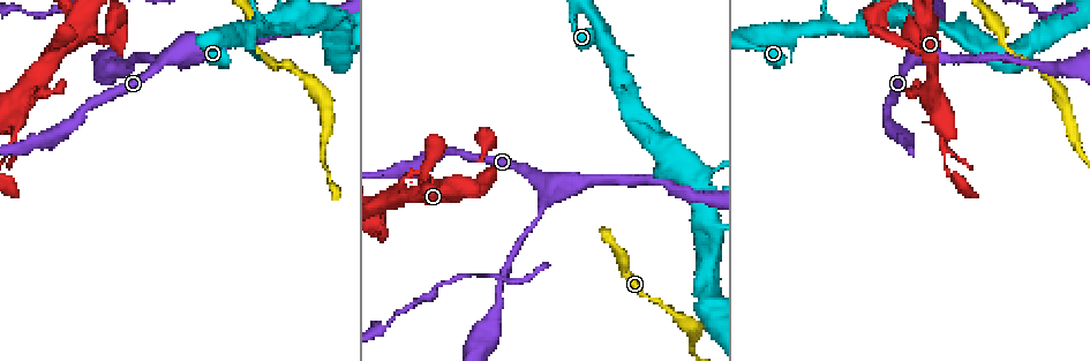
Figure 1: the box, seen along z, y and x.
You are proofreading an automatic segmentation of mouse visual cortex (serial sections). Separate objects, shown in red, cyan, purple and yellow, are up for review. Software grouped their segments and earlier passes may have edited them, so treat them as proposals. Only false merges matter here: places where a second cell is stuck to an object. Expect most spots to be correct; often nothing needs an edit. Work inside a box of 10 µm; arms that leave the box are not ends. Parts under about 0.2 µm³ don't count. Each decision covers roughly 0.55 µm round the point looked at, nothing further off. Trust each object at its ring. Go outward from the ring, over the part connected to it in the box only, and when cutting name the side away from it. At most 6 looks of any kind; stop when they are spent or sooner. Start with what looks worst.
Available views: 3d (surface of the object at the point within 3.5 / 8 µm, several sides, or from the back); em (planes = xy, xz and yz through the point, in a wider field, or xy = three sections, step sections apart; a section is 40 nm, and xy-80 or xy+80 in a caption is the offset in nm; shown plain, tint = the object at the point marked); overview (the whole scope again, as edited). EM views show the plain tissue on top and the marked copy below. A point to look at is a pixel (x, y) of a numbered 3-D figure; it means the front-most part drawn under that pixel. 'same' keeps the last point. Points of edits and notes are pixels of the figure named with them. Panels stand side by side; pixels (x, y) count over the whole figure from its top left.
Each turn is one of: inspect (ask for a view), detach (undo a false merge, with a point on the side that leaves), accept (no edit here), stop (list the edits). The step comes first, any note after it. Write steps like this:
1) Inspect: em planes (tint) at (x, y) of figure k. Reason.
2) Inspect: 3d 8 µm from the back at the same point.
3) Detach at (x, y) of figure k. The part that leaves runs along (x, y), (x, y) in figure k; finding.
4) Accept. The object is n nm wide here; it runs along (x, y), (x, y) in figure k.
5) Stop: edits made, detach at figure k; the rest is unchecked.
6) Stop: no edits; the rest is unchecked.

Inspect: 3d 8 µm at (20, 110) of figure 1. Abrupt turn.

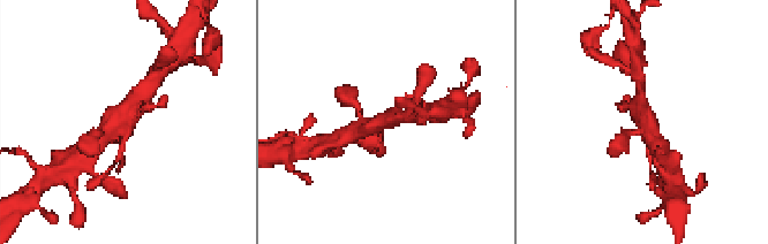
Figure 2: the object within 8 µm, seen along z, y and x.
Inspect: em xy step 2 (tint) at the same point. Now the EM.

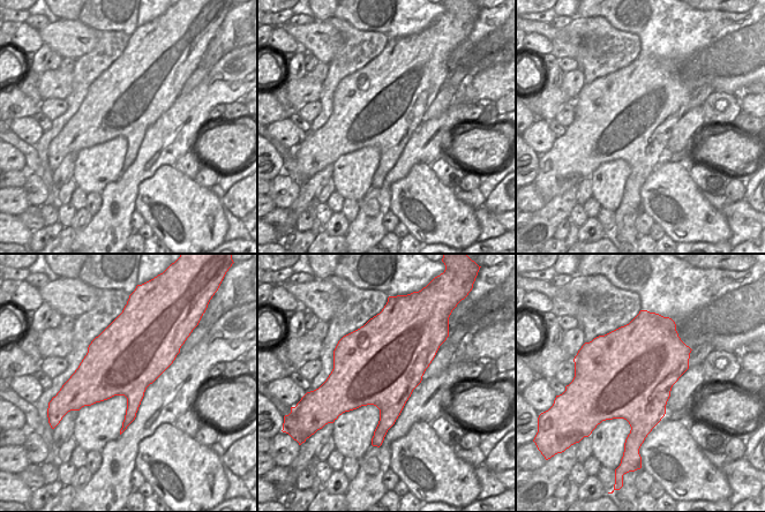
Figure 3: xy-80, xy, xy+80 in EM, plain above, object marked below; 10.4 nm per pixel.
Accept. It runs along (147, 88), (104, 137) in figure 2; one cell here.

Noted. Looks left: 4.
Inspect: 3d 3.5 µm at (170, 58) of figure 1. Sharp bend.

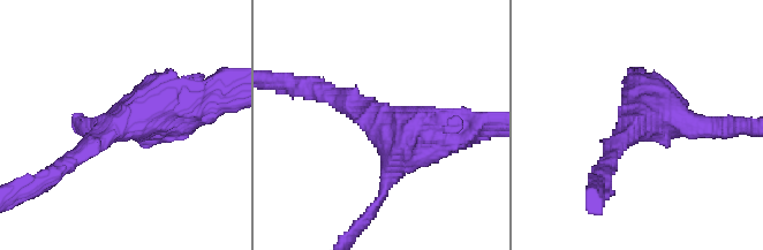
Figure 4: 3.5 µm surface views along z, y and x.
Inspect: em xy step 2 (tint) at (380, 120) of figure 4. Now the EM.

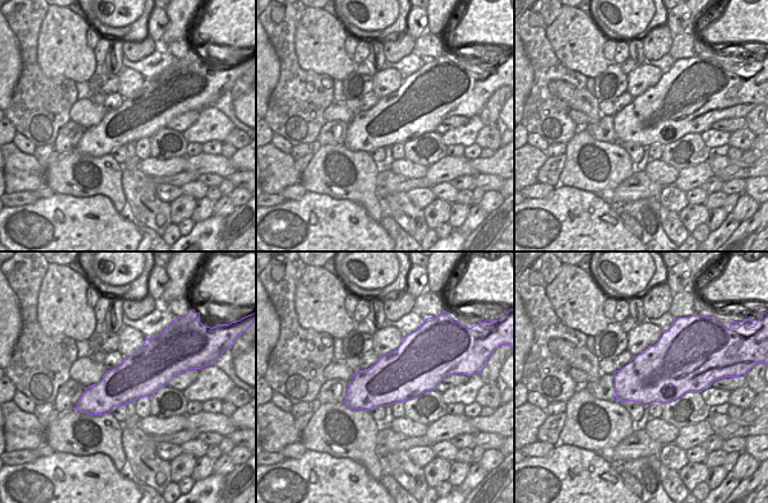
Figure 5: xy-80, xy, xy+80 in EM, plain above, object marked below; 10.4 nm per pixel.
Accept. It runs along (341, 100), (399, 136), (377, 204) in figure 4; all the same cell.

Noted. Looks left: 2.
Inspect: 3d 3.5 µm at (469, 196) of figure 1. Thin neck.

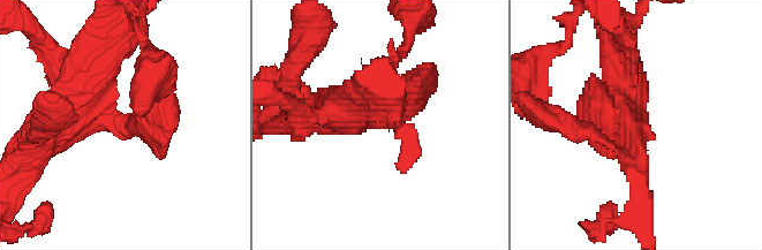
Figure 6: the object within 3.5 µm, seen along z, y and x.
Inspect: em xy step 2 (tint) at (117, 120) of figure 6.

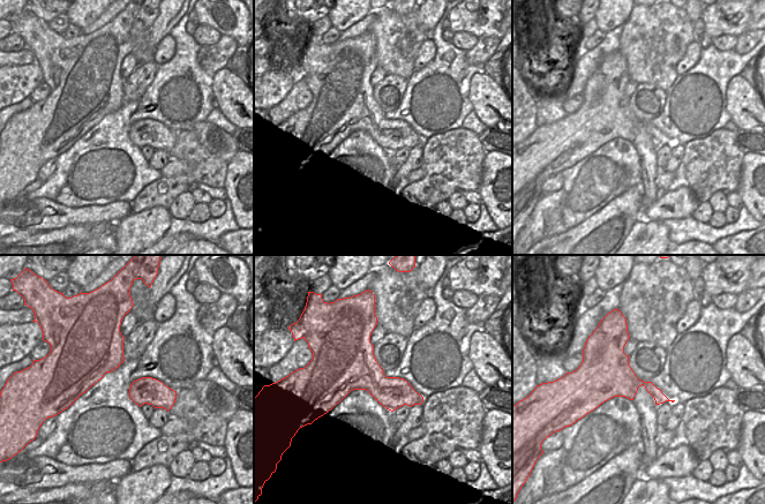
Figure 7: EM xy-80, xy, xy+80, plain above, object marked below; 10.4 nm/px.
Accept. It runs along (44, 134), (83, 105), (150, 123), (160, 95) in figure 6; continuous, no second cell.

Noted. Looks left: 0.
Stop: no edits; the rest is unchecked.

